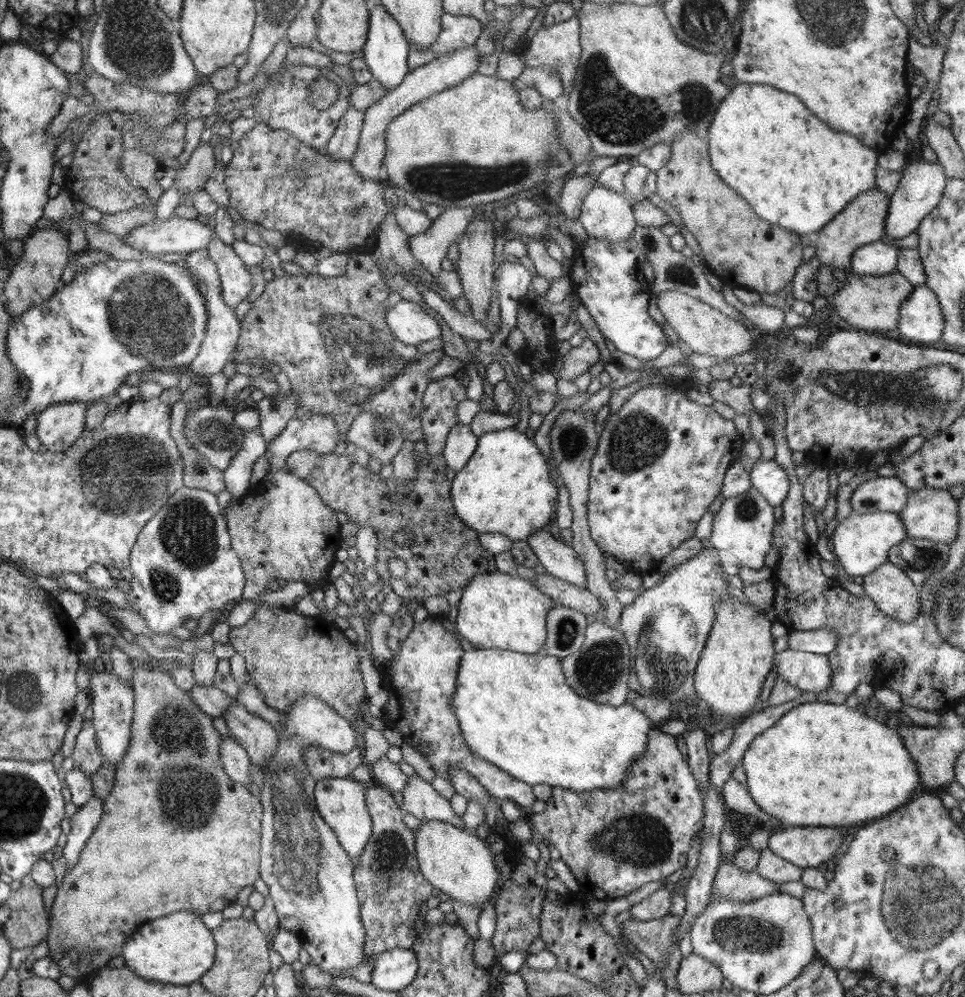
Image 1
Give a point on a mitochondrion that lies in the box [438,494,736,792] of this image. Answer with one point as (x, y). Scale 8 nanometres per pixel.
(663, 665)

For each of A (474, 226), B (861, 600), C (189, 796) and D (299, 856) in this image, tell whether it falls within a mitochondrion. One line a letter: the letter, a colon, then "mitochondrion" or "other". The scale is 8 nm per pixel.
A: other
B: other
C: mitochondrion
D: mitochondrion

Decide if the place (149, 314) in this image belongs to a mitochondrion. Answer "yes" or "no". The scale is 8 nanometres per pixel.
yes

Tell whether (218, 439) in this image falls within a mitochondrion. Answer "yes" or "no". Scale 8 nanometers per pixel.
yes

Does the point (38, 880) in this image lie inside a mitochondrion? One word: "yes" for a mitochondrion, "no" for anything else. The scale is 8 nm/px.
no

